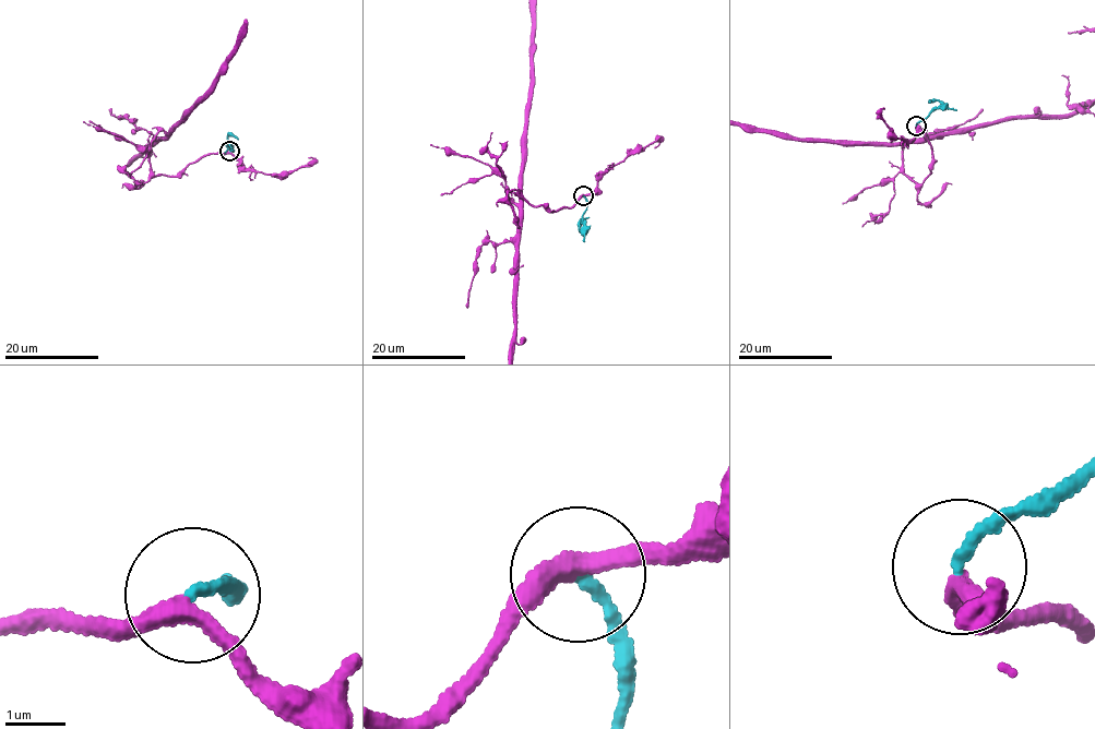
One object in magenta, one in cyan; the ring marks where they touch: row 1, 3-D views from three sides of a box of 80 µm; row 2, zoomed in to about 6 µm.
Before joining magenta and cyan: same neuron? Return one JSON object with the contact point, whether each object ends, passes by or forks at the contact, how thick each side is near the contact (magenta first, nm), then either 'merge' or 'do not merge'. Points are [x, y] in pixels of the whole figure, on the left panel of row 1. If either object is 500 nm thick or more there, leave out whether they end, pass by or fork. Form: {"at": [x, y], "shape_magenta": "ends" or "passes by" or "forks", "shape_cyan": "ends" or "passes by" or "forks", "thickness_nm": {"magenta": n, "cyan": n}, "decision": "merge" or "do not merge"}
{"at": [229, 151], "shape_magenta": "passes by", "shape_cyan": "ends", "thickness_nm": {"magenta": 300, "cyan": 190}, "decision": "merge"}

